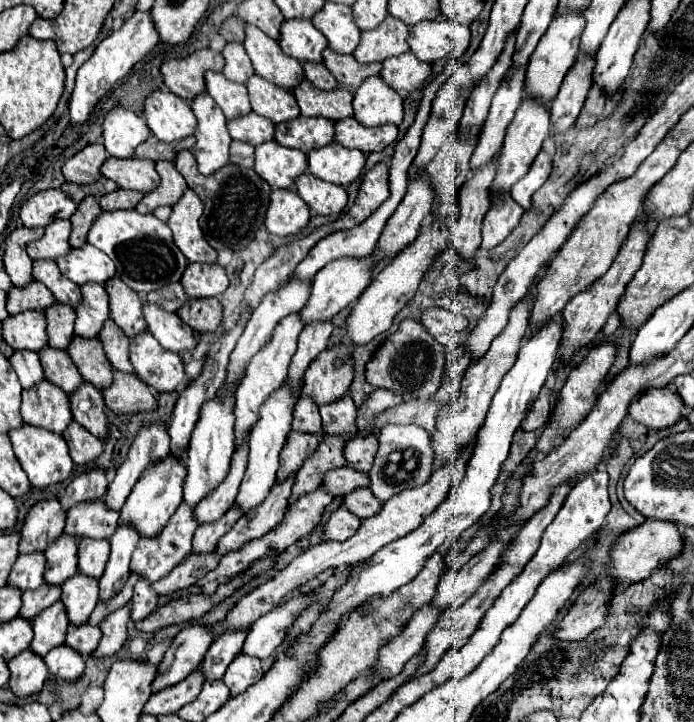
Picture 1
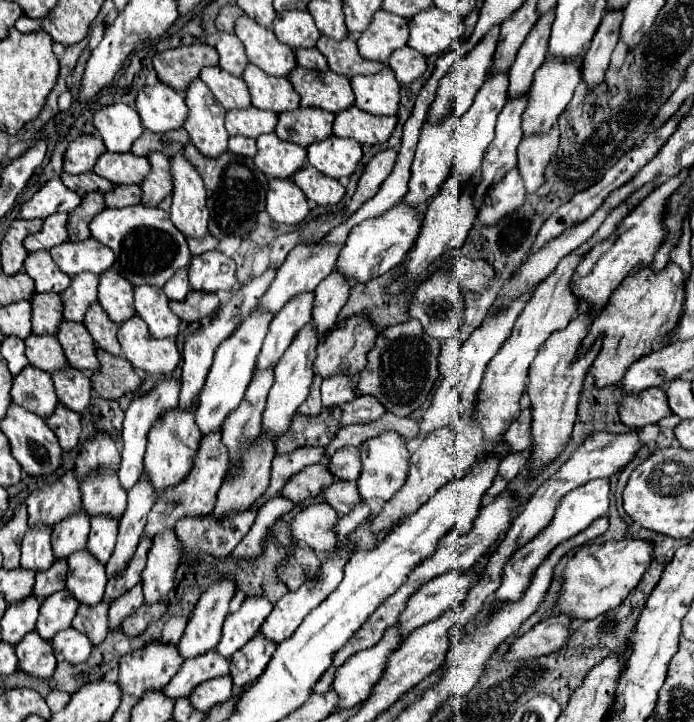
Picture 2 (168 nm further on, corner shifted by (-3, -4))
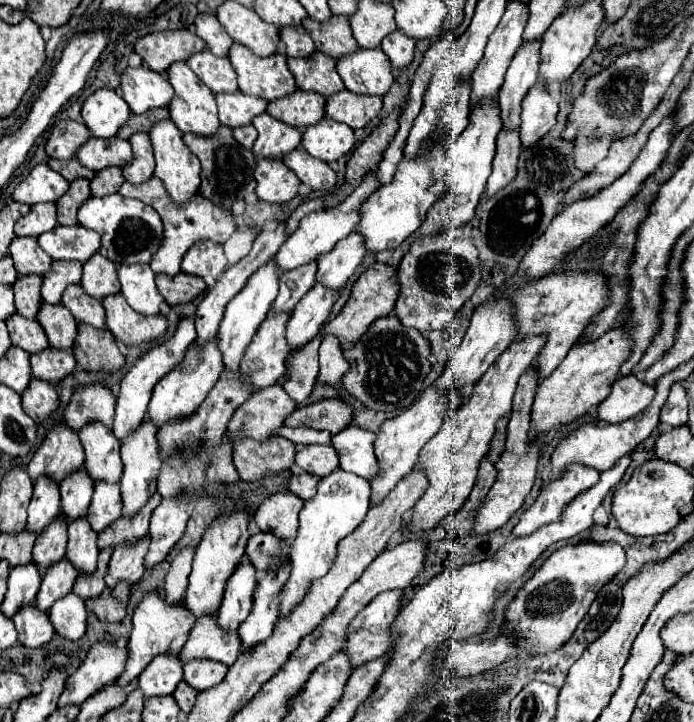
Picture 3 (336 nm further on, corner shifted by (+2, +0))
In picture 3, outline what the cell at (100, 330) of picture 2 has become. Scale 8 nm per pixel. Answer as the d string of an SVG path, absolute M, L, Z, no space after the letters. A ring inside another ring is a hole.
M69 286L63 294L63 306L67 306L71 310L71 314L75 316L75 320L89 324L97 330L107 330L105 324L105 308L99 300L95 300L93 296L87 296L83 292L83 288L79 286Z

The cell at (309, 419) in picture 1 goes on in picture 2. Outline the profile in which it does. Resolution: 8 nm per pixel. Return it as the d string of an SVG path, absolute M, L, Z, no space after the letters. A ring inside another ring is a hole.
M314 374L314 382L310 386L310 394L304 400L304 404L300 404L298 412L306 414L306 416L316 416L322 410L322 400L320 400L320 384L322 384L322 376Z

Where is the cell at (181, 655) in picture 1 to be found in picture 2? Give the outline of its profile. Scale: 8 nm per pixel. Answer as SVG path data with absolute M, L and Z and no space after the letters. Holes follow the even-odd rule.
M222 576L218 584L210 584L202 592L186 624L186 630L178 642L178 650L184 658L192 658L216 648L234 594L236 580L232 576Z

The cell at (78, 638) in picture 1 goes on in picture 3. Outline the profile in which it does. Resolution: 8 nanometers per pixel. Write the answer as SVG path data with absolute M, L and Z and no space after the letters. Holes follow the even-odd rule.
M111 548L107 550L101 550L99 552L99 564L97 564L97 572L93 576L77 576L77 582L73 586L73 592L83 598L85 602L87 600L93 600L95 596L101 596L103 590L107 588L105 586L105 574L107 574L107 564L111 560Z

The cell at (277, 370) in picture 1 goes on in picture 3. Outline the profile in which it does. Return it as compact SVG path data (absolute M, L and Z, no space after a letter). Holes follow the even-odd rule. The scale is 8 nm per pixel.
M307 264L295 268L293 272L285 272L279 278L279 294L273 302L273 312L287 312L291 314L295 304L313 288L315 284L317 264Z

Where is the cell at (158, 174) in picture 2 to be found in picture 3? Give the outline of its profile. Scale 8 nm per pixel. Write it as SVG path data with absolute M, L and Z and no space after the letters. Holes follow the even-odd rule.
M143 132L133 134L129 142L133 146L135 158L131 164L123 168L123 176L131 184L143 184L153 176L153 170L155 170L155 156L153 156L149 134L143 134Z

